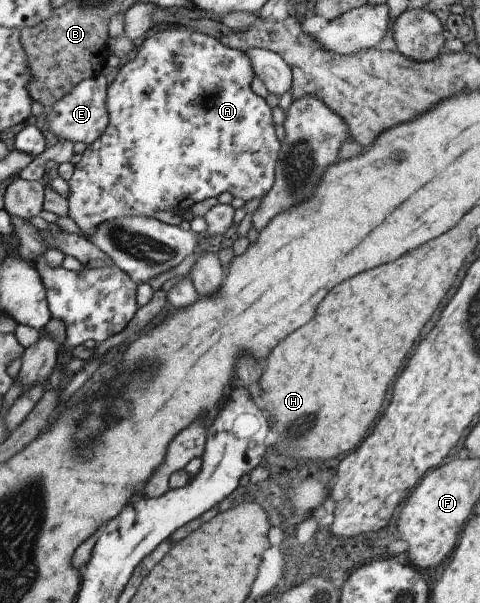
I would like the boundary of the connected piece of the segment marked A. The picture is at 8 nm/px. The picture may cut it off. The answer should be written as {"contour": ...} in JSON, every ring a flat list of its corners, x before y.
{"contour":[[168,25,168,28,165,29,152,29,152,35,149,34,143,39,141,45,136,47,132,52,134,54,134,58,127,61,124,65,119,66,118,73,113,77,113,80,107,87,107,94,105,99,105,108,108,114,108,121,107,126,104,128,102,135,95,139,90,145,87,145,84,151,81,153,80,160,73,166,73,171,70,179,68,179,67,186,68,186,68,193,67,193,67,204,68,204,68,211,67,216,74,221,74,225,78,228,80,233,85,234,88,236,92,234,95,230,97,225,100,225,102,222,107,222,108,220,117,220,118,218,124,218,125,216,130,217,141,217,141,218,156,218,153,217,158,212,174,212,178,214,182,214,183,212,188,211,194,203,200,203,202,199,208,199,208,197,216,197,220,195,220,193,224,193,227,191,232,195,232,197,240,197,244,201,248,201,248,199,258,199,261,198,263,195,268,193,268,190,272,187,274,183,273,173,275,170,275,163,278,157,278,150,280,143,276,136,274,136,274,125,272,123,272,116,271,116,271,107,265,102,264,98,257,97,251,90,250,90,250,81,254,77,252,68,250,67,248,58,243,54,241,50,233,50,228,49,220,40,217,40,215,37,211,38,210,36,206,36,200,32,192,32,188,28,185,28,182,25,174,26]]}

